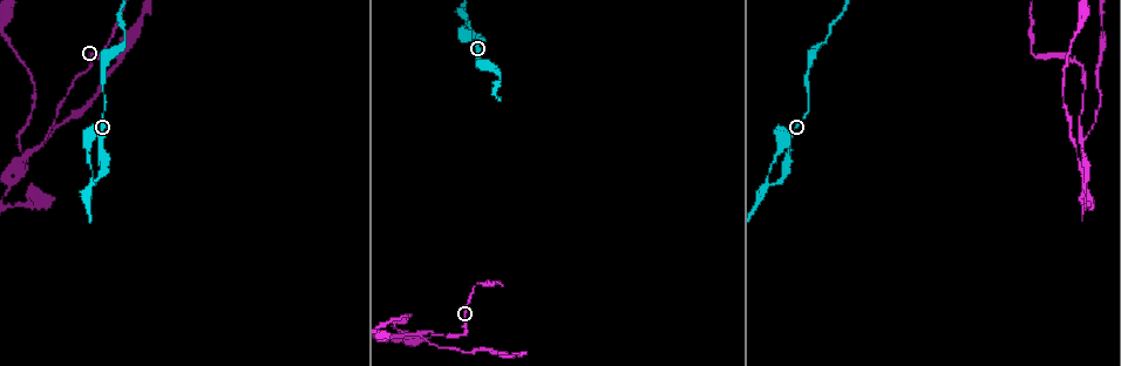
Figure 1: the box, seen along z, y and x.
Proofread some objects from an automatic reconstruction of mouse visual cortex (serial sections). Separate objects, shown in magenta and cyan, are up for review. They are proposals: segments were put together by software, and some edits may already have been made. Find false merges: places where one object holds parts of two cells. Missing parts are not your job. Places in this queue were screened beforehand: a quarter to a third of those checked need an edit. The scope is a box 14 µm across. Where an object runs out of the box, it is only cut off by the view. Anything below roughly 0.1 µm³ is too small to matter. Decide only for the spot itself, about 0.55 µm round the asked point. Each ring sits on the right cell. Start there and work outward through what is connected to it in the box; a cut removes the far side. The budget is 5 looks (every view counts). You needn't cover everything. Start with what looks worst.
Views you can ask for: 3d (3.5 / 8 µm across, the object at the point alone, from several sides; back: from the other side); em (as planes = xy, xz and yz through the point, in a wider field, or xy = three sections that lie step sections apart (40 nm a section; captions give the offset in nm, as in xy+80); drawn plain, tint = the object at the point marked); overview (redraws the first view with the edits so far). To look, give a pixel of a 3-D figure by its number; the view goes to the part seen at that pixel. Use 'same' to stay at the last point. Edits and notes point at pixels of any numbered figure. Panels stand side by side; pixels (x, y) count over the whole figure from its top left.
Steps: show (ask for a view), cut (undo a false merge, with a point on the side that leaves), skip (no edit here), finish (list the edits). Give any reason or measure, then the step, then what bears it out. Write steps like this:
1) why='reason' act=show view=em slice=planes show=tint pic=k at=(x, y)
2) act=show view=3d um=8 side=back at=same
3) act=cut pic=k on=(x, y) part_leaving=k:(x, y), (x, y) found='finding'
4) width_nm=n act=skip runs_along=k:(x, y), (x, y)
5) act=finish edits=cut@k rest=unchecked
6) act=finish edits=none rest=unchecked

why='three-way junction' act=show view=3d um=3.5 pic=1 at=(1078, 139)

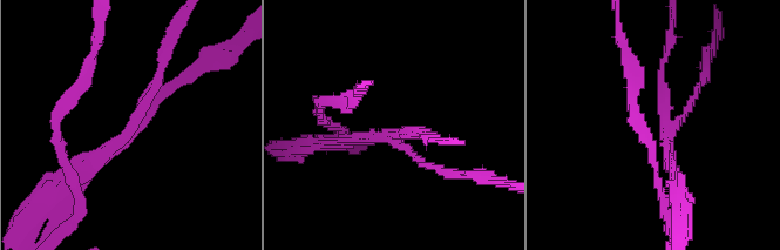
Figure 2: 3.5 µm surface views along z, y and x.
arms=3 arm_widths_nm=100,150,200 act=show view=em slice=xy step=3 show=tint pic=2 at=(400, 132)

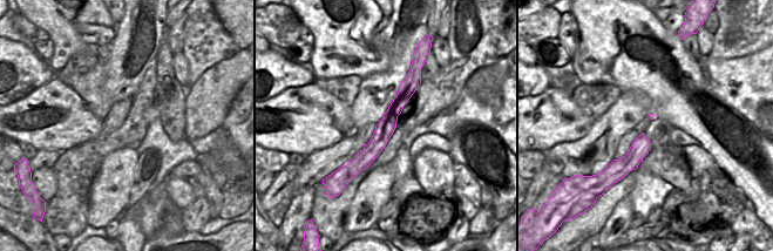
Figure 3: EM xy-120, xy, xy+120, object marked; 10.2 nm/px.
act=cut pic=2 on=(649, 143) found='two cells meet here'

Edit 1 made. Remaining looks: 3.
act=show view=overview

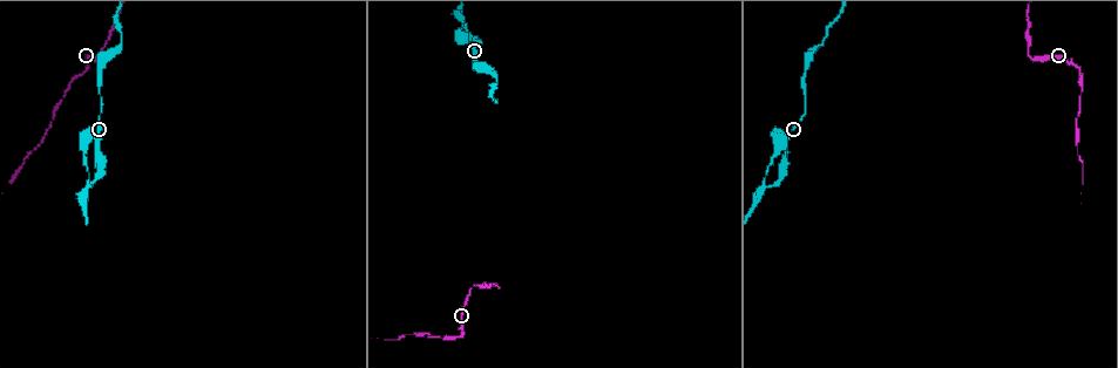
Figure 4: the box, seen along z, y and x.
why='two arms in line, one across' act=show view=3d um=3.5 pic=4 at=(90, 184)

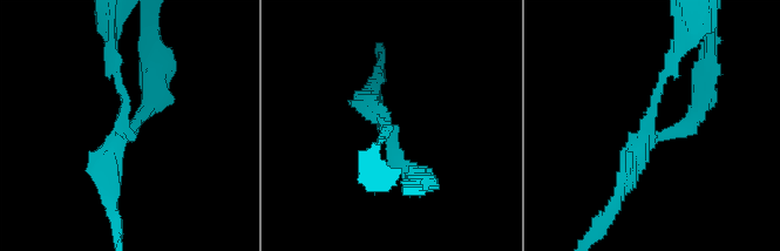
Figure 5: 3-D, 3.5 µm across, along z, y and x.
arms=3 arm_widths_nm=100,250,250 why='shape alone is not enough' act=show view=em slice=xy step=2 show=tint pic=5 at=(125, 132)

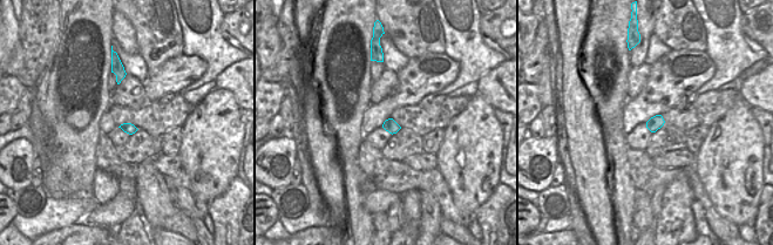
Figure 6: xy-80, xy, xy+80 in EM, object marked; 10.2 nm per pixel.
act=skip found='one cell here'

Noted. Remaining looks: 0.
act=finish edits=cut@2 rest=unchecked

